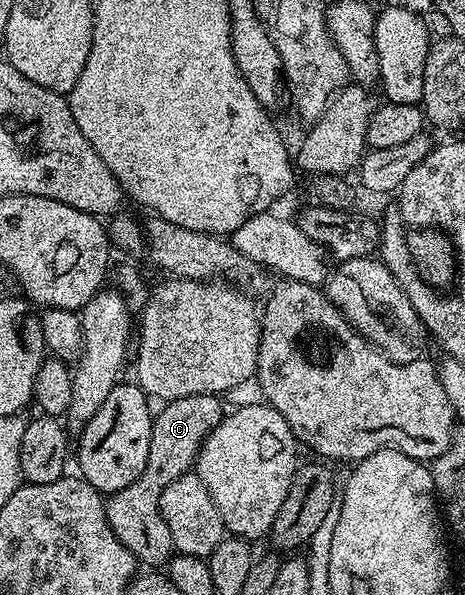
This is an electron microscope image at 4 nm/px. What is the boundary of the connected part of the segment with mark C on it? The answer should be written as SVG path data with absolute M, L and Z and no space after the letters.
M218 395L208 396L187 396L176 400L166 401L162 405L163 409L154 413L151 421L151 437L149 438L149 462L145 462L145 470L137 482L125 486L125 490L117 490L106 497L107 517L109 526L113 534L117 534L117 542L133 554L136 561L143 566L163 566L170 561L175 552L173 534L161 514L161 494L169 482L173 482L178 476L188 475L195 467L195 461L199 459L199 448L207 441L207 436L214 431L215 427L223 421L225 409L223 409L222 399Z

